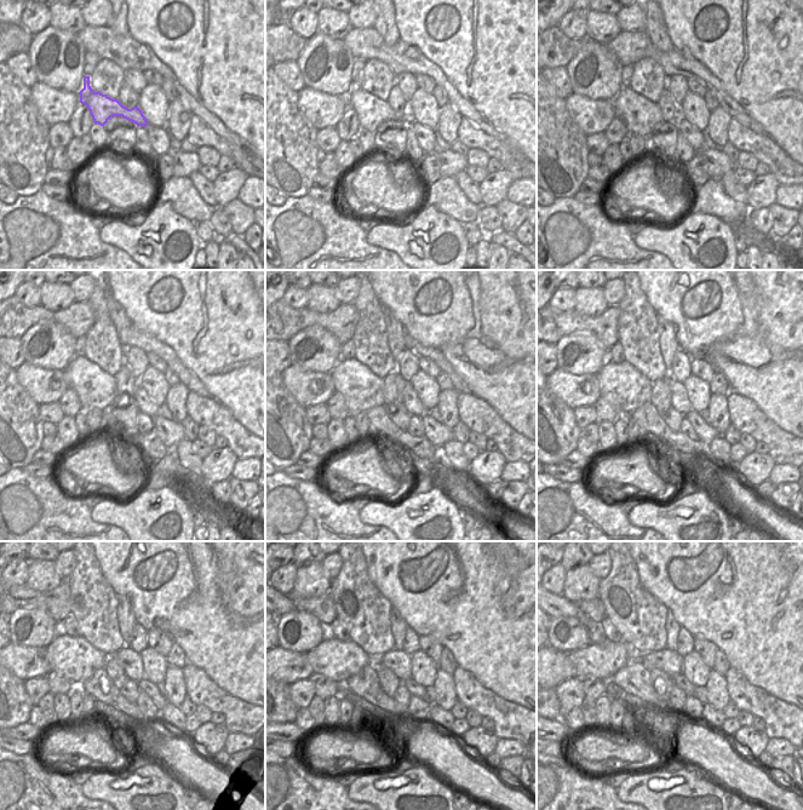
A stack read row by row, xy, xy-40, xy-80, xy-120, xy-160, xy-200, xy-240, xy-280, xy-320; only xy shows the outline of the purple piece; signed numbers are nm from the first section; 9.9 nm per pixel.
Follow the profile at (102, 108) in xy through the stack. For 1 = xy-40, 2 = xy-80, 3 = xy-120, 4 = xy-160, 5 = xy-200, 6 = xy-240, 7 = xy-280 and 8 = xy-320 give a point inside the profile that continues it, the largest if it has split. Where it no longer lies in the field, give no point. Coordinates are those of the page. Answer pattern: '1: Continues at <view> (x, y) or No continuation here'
1: Continues at xy-40 (371, 110)
2: Continues at xy-80 (640, 115)
3: Continues at xy-120 (96, 389)
4: Continues at xy-160 (361, 389)
5: Continues at xy-200 (625, 388)
6: Continues at xy-240 (74, 658)
7: Continues at xy-280 (337, 660)
8: Continues at xy-320 (602, 660)

